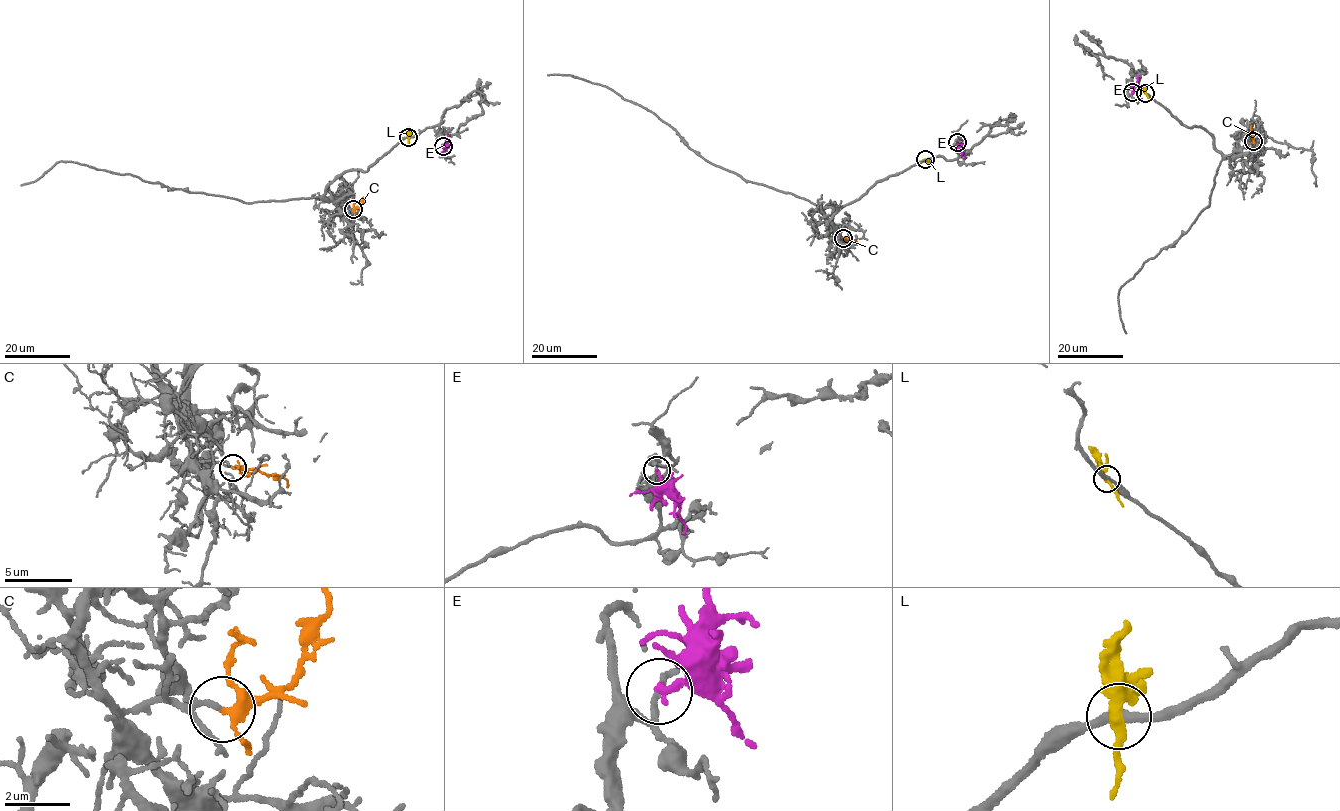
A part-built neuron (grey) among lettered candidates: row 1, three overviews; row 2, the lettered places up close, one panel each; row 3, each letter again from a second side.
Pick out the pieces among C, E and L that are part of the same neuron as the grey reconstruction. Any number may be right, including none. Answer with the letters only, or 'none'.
C

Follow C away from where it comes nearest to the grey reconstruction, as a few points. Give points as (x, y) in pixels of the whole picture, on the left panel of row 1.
C: (352, 209), (360, 206), (363, 197)

